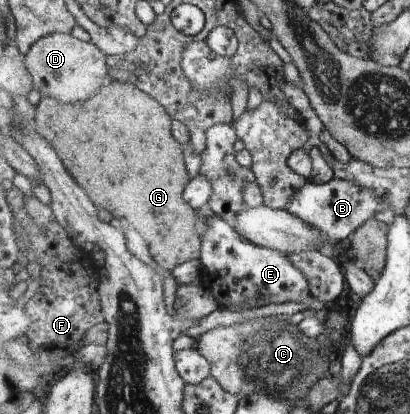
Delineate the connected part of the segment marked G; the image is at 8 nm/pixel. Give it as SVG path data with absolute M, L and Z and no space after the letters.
M111 82L95 98L83 104L59 102L57 108L55 98L43 98L43 102L39 104L36 124L39 124L36 126L39 134L49 140L51 146L55 146L63 160L63 166L77 185L85 190L95 207L109 212L126 225L131 225L146 241L148 252L157 263L158 269L163 268L173 273L181 264L201 260L203 238L199 224L200 214L184 199L184 190L191 178L187 174L188 168L185 167L183 145L175 140L171 132L173 118L158 99L137 84Z

